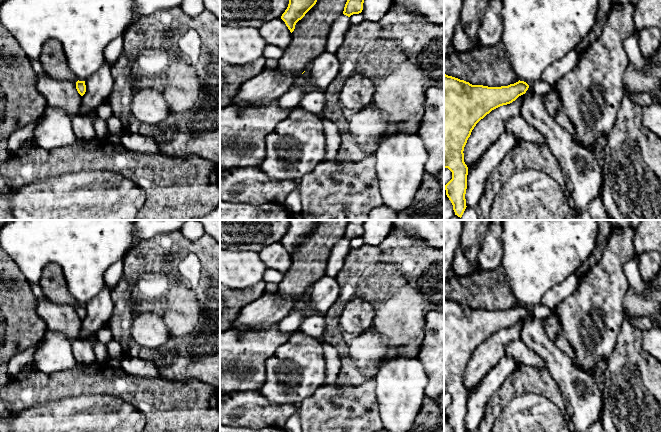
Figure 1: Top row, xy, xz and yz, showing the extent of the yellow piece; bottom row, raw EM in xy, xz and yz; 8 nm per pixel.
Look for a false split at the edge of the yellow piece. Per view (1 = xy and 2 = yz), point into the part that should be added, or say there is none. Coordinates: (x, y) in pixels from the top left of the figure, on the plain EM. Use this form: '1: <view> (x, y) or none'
1: none
2: none

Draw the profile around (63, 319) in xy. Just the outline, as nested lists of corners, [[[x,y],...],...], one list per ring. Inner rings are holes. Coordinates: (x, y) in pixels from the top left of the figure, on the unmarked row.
[[[37,298],[36,311],[46,323],[48,330],[61,333],[70,341],[78,339],[82,320],[76,313],[76,307],[55,304],[46,298]]]

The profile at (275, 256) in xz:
[[[281,242],[264,247],[259,253],[267,269],[274,269],[285,274],[292,264],[292,257]]]

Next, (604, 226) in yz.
[[[598,220],[596,246],[588,259],[576,271],[575,275],[579,279],[585,276],[600,260],[602,252],[608,242],[612,227],[611,220]]]

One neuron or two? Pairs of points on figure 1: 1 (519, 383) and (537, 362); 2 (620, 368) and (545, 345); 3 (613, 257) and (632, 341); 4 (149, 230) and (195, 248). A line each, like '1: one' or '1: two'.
1: two
2: two
3: two
4: two

